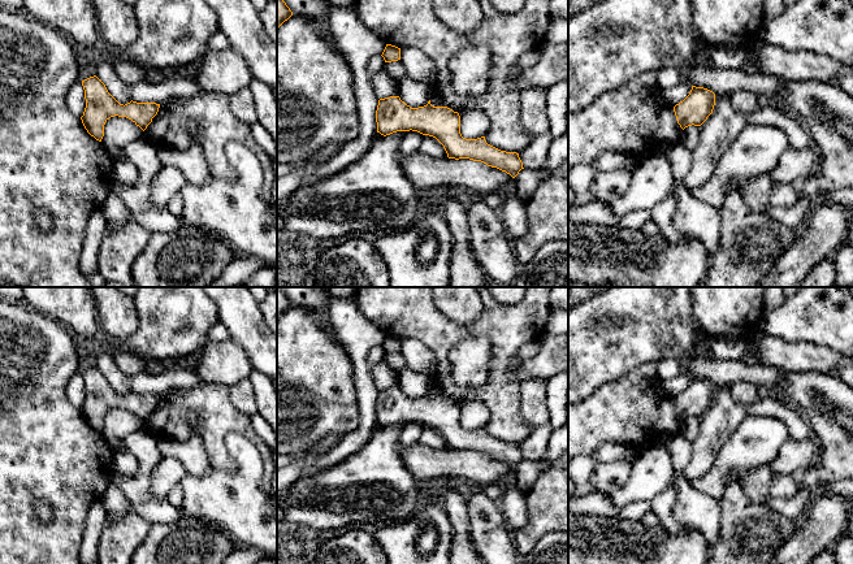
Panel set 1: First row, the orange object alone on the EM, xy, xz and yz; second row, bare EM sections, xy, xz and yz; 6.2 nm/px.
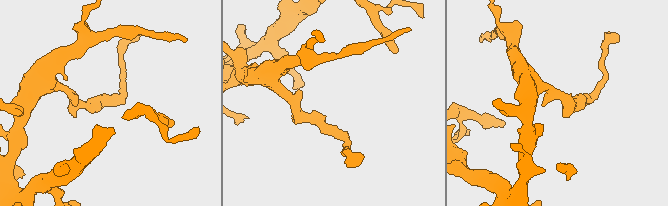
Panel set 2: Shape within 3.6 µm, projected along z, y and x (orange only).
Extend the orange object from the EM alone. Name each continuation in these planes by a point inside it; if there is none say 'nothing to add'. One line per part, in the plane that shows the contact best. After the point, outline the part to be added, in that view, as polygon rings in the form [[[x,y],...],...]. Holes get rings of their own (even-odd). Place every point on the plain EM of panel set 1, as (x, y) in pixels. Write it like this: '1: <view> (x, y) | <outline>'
nothing to add

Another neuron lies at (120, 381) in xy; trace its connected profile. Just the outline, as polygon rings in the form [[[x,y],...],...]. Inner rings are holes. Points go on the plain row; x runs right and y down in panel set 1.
[[[95,348],[96,368],[105,376],[108,383],[120,394],[127,395],[131,392],[130,381],[131,376],[121,372],[112,356],[112,352],[103,348]]]

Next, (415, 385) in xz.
[[[408,366],[398,372],[398,378],[398,387],[411,399],[426,396],[433,385],[433,378],[430,376],[413,372]]]

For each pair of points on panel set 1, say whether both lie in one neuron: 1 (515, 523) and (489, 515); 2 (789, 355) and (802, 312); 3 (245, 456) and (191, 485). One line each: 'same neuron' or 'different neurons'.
1: different neurons
2: different neurons
3: same neuron

